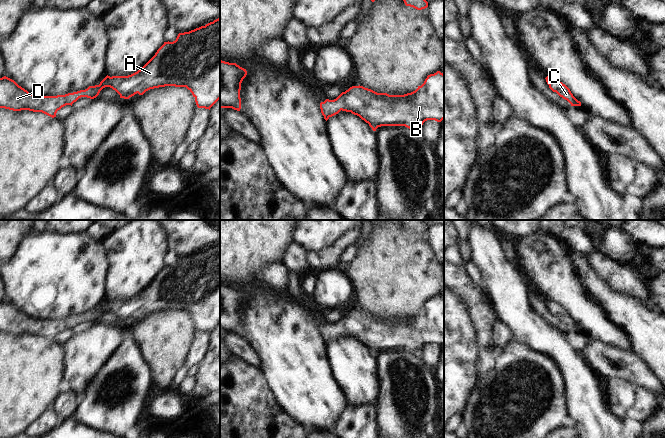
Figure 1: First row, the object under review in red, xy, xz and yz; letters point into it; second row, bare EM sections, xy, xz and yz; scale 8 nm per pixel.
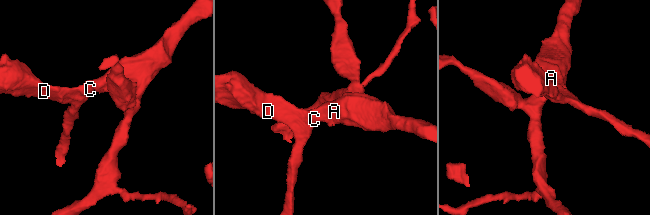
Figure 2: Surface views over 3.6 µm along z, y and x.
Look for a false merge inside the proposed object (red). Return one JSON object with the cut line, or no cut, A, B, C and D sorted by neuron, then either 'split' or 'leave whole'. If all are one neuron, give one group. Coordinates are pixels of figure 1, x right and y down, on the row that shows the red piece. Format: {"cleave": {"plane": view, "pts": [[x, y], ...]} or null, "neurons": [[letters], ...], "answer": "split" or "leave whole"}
{"cleave": null, "neurons": [["A", "B", "C", "D"]], "answer": "leave whole"}

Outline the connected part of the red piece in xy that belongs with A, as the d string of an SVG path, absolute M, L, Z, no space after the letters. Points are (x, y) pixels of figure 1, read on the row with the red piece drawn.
M220 17L213 22L189 32L179 33L173 42L164 42L155 55L137 72L128 76L106 76L99 85L85 90L57 96L37 96L29 93L14 80L0 78L0 108L13 111L42 112L52 118L62 107L71 105L81 97L96 98L105 87L115 90L120 98L129 99L135 94L143 95L154 88L186 87L195 98L198 108L209 109L220 99Z

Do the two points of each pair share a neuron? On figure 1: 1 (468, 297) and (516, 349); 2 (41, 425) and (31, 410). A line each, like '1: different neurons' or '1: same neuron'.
1: different neurons
2: different neurons

